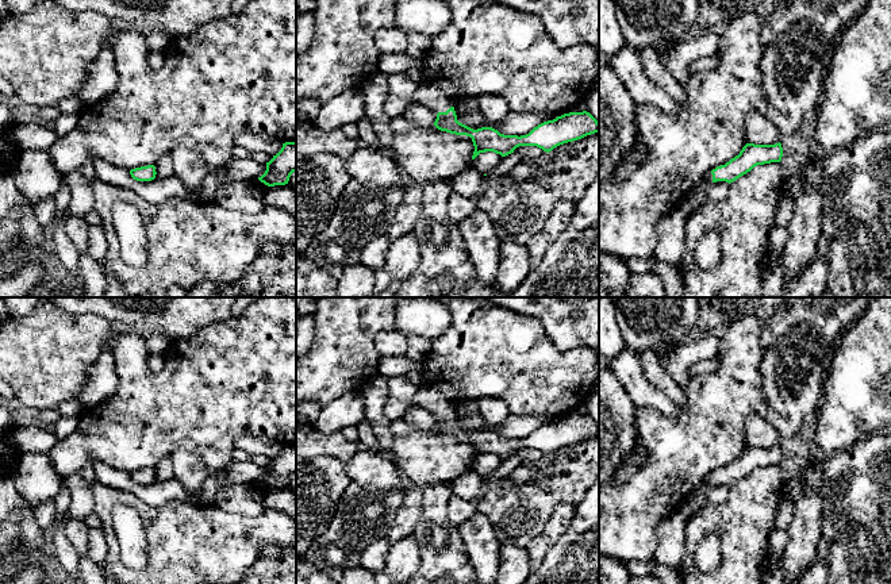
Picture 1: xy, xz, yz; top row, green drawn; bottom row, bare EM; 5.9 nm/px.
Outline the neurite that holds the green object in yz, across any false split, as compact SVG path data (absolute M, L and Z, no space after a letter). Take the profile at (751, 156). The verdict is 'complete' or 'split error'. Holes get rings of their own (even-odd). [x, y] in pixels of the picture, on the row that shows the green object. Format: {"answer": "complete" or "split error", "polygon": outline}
{"answer": "split error", "polygon": "M746 143L738 155L725 165L717 166L700 178L684 201L657 224L656 258L664 264L680 265L684 254L687 219L702 207L713 182L733 182L757 165L780 162L781 143Z"}

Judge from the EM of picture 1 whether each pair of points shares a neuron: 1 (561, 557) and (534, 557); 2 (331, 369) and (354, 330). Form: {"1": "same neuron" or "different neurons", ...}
{"1": "different neurons", "2": "same neuron"}

